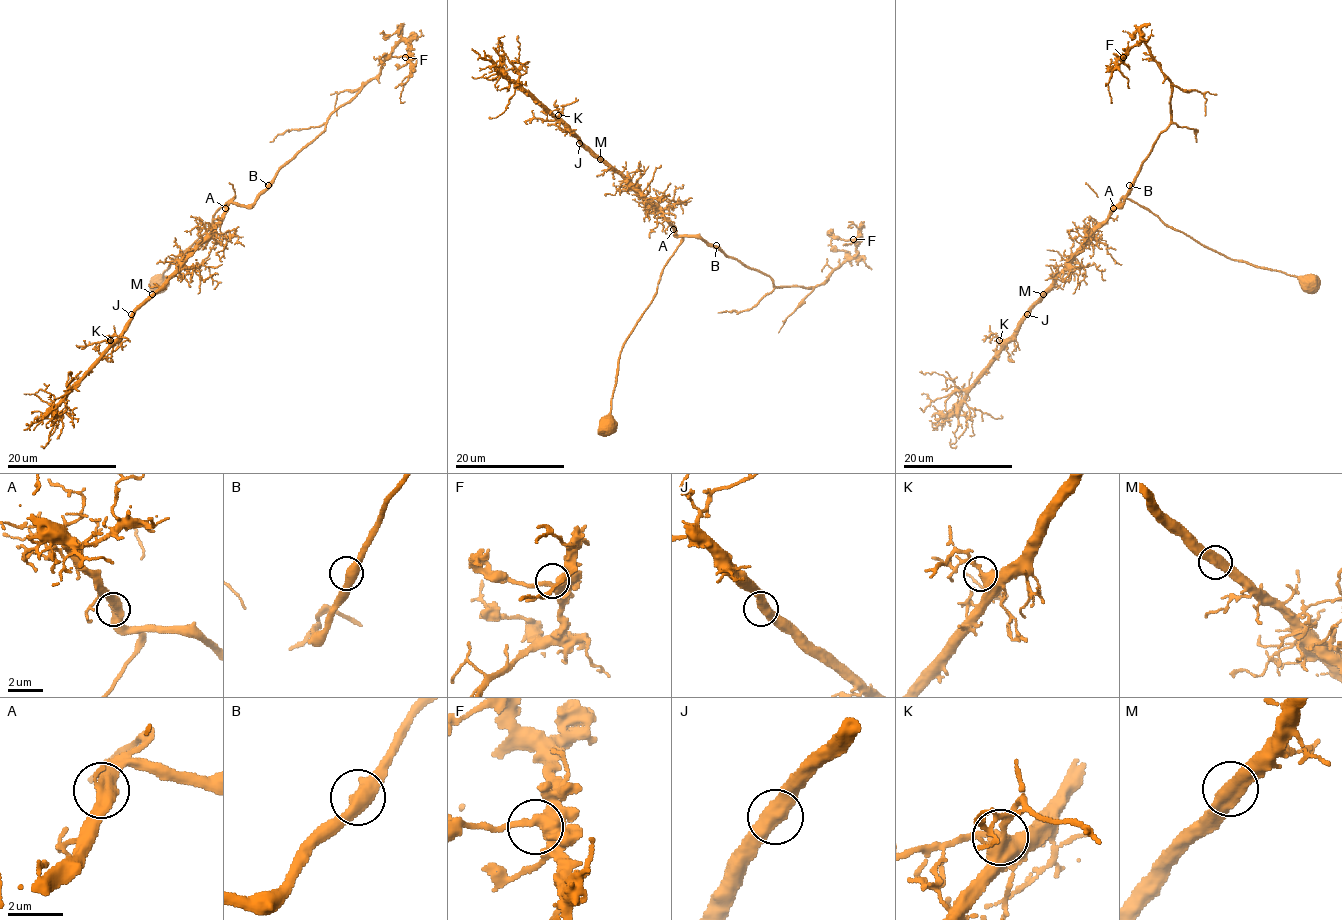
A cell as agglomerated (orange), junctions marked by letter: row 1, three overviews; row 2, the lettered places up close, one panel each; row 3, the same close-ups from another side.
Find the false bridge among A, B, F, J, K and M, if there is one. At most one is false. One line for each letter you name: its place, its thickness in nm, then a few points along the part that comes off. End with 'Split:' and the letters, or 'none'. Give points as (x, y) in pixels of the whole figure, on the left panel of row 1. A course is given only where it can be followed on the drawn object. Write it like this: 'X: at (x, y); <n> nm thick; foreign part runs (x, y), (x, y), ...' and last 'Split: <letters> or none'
Split: none

